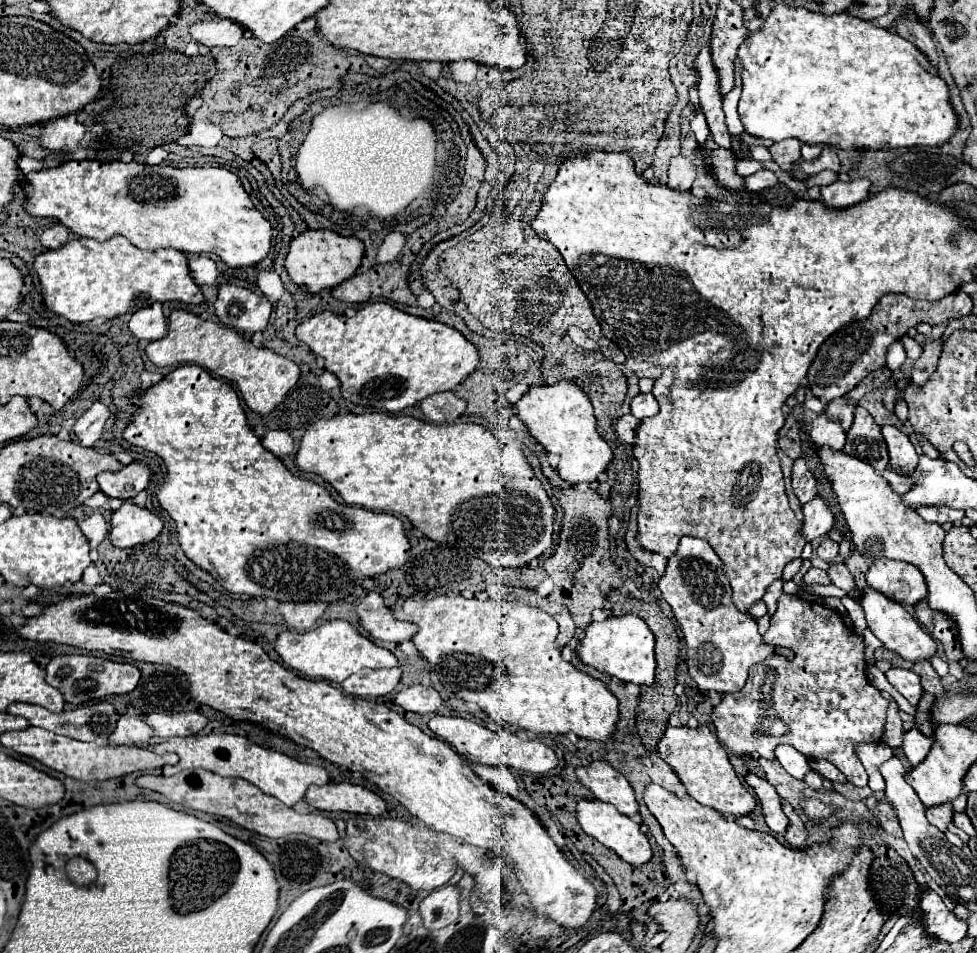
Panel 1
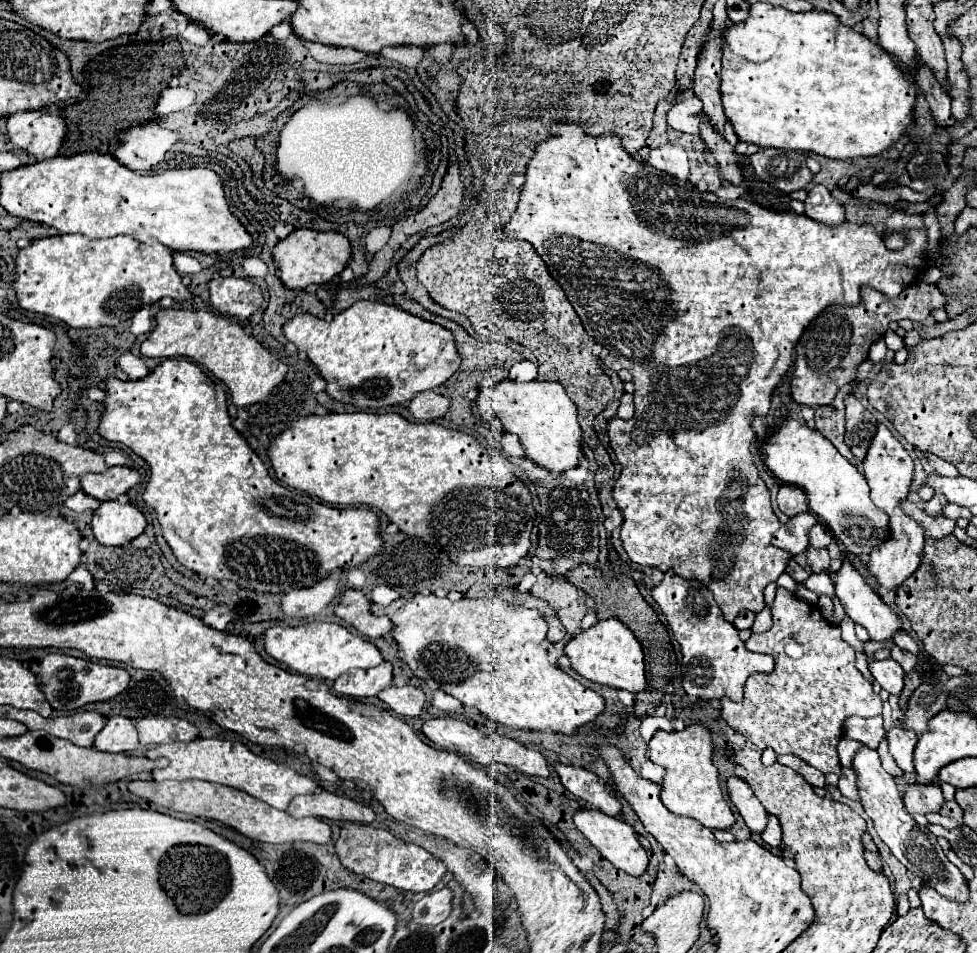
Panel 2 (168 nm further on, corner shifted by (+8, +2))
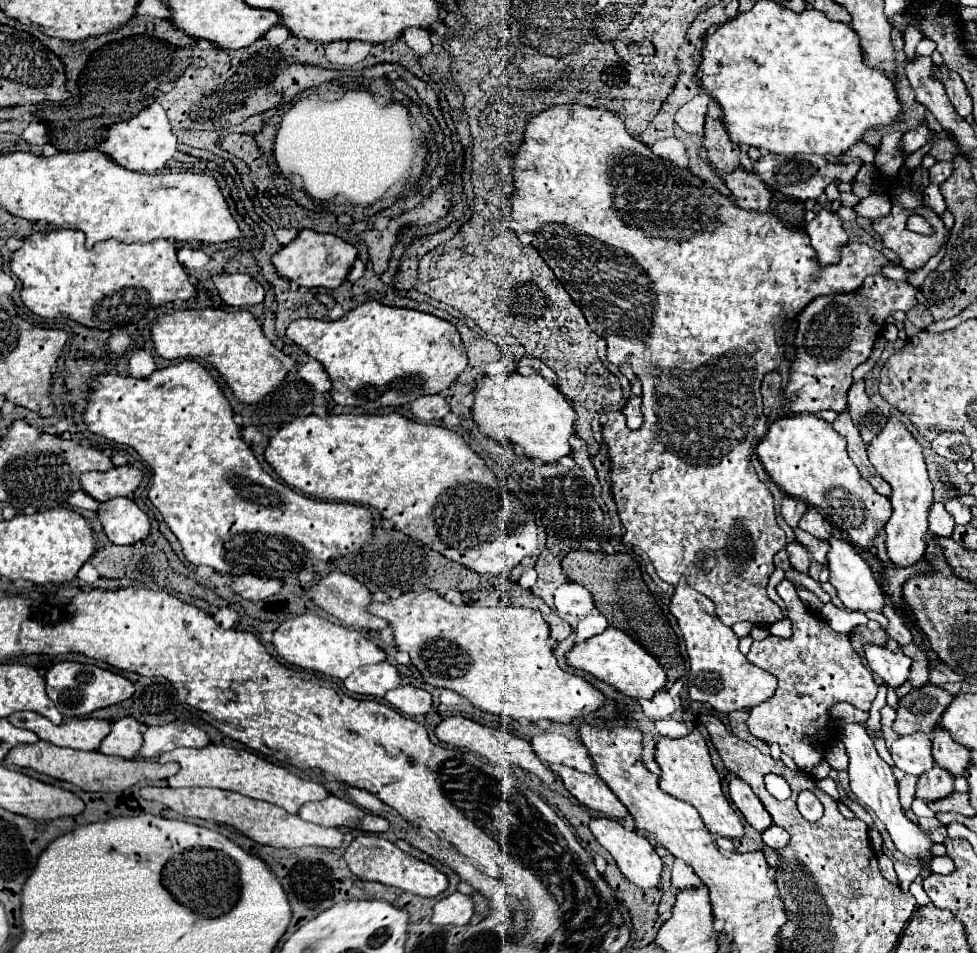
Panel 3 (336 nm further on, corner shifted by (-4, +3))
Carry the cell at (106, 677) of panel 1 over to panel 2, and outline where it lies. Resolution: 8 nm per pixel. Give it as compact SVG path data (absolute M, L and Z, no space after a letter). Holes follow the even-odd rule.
M49 654L41 662L41 672L37 674L37 682L45 694L45 700L51 704L53 710L75 712L85 704L111 700L117 694L121 694L129 684L129 674L117 666L105 666L65 654Z

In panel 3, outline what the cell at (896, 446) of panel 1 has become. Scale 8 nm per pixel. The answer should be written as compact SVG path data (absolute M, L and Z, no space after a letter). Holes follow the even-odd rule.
M889 419L883 431L867 445L867 455L875 471L891 485L891 505L893 515L885 525L887 533L887 555L895 567L911 567L925 557L927 539L929 539L929 523L927 513L933 503L933 483L929 481L929 473L923 461L921 445L907 431L907 427L899 419Z

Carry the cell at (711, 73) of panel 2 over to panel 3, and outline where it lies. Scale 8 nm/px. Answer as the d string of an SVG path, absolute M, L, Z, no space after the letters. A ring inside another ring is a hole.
M711 99L707 119L705 119L705 139L703 145L709 153L711 167L721 175L737 169L739 165L739 147L729 139L729 133L725 129L723 117L721 117L721 105Z

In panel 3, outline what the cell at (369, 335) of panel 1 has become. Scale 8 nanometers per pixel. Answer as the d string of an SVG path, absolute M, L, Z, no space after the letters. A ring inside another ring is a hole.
M365 301L337 321L297 319L287 327L287 337L301 345L313 359L317 359L325 367L333 383L331 397L337 405L353 405L365 411L375 411L379 407L397 407L403 403L413 403L421 395L441 393L467 367L467 355L455 325L429 313L389 307L377 301Z

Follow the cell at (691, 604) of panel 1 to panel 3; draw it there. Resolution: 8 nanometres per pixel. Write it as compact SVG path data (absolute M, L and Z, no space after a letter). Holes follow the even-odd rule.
M685 577L679 579L675 587L675 595L669 605L671 613L677 617L681 627L687 655L689 655L689 697L693 701L709 703L713 709L721 713L751 709L761 701L767 701L777 689L777 677L769 675L761 667L753 665L741 651L739 651L739 637L733 633L731 627L723 625L715 613L715 605L705 595L691 589Z

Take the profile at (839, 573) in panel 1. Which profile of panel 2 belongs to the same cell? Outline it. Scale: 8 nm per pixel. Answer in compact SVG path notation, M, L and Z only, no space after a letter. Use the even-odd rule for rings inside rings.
M809 544L807 548L807 564L811 566L813 572L825 572L829 566L829 552L827 548L813 548Z

